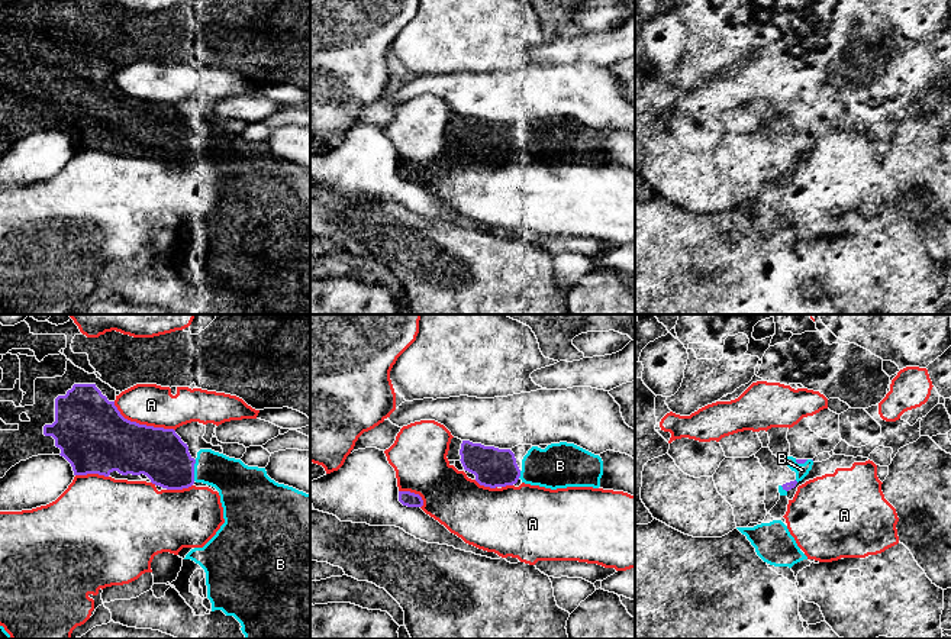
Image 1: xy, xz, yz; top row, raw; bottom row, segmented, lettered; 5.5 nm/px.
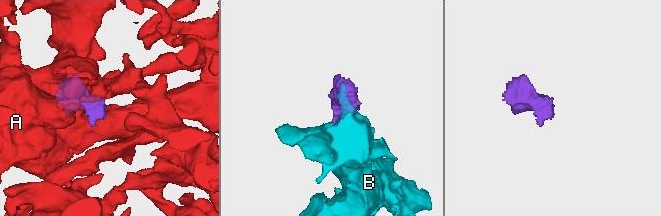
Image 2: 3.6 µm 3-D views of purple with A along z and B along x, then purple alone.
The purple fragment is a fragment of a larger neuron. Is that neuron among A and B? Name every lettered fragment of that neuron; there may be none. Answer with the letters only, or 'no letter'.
B

